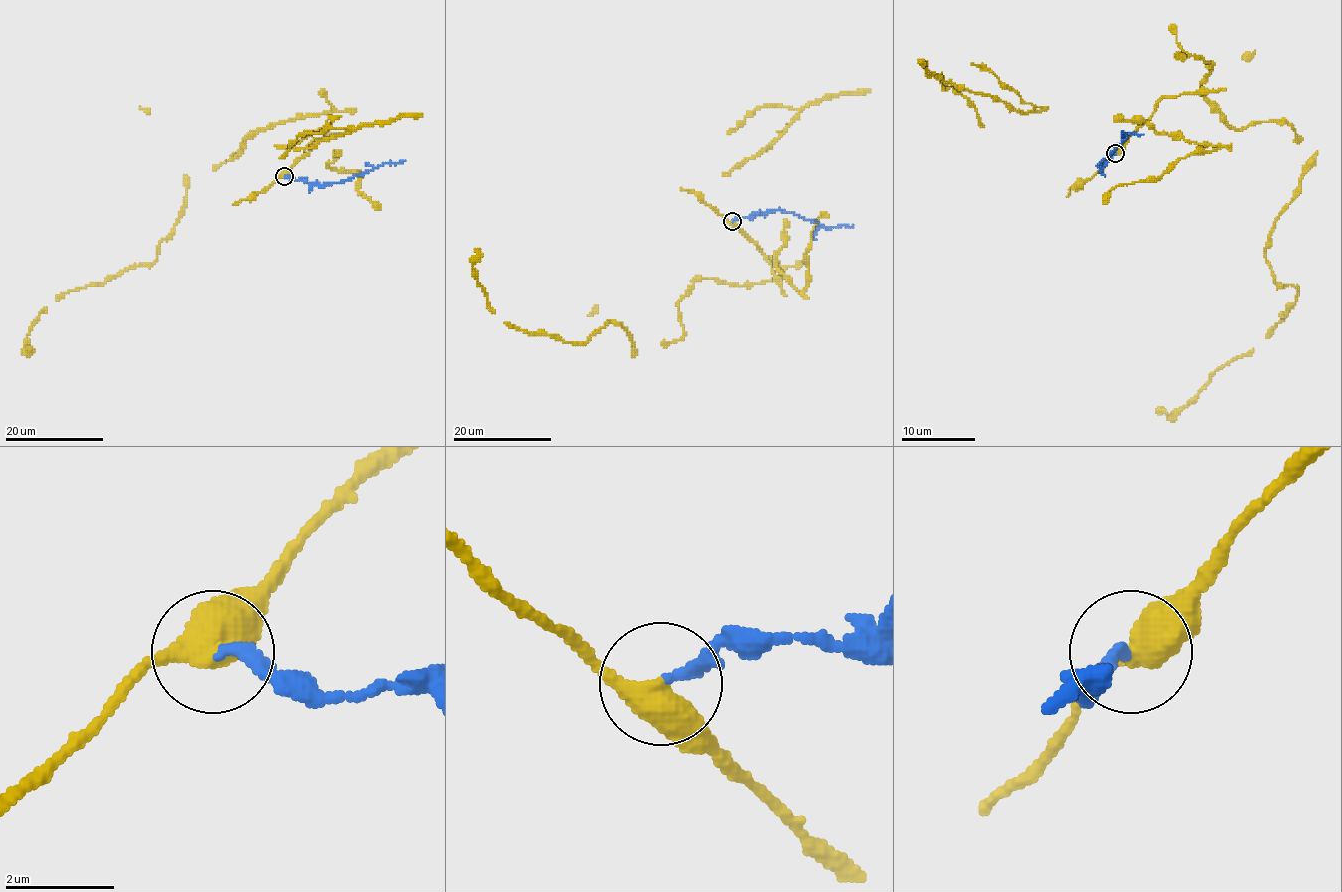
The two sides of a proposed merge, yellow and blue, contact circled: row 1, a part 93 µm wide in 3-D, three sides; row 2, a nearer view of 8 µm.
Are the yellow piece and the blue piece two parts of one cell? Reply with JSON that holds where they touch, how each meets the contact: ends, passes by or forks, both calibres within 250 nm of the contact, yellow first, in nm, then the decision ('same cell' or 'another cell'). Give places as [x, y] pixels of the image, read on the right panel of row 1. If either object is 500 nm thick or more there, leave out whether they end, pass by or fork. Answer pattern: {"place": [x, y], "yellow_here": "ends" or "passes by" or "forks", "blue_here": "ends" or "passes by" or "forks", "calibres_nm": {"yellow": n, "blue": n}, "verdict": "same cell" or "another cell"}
{"place": [1115, 153], "yellow_here": "passes by", "blue_here": "ends", "calibres_nm": {"yellow": 480, "blue": 240}, "verdict": "another cell"}

